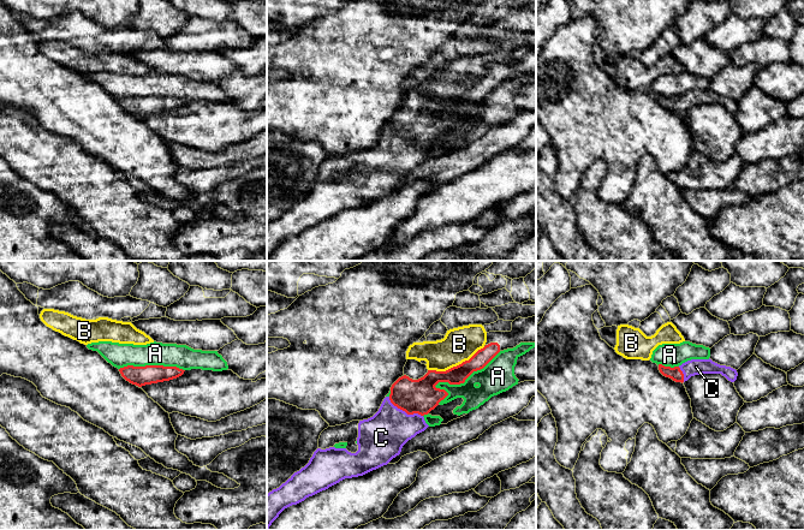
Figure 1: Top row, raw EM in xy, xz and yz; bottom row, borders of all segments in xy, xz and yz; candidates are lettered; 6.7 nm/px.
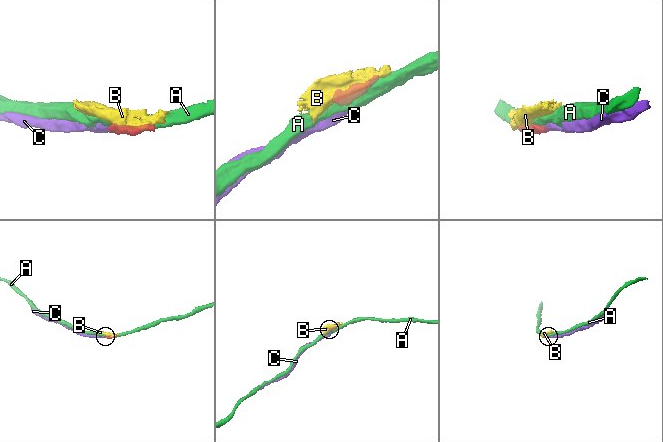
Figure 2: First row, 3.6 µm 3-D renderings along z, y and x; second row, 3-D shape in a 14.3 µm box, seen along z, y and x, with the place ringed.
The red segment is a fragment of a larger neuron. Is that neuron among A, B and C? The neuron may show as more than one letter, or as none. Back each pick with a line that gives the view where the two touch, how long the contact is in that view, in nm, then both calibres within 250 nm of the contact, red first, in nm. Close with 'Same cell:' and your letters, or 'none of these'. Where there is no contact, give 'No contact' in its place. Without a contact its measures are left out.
C: Touches red in xz. Shared border 260 nm. Thickness 220 nm (red) against 300 nm
Same cell: C

